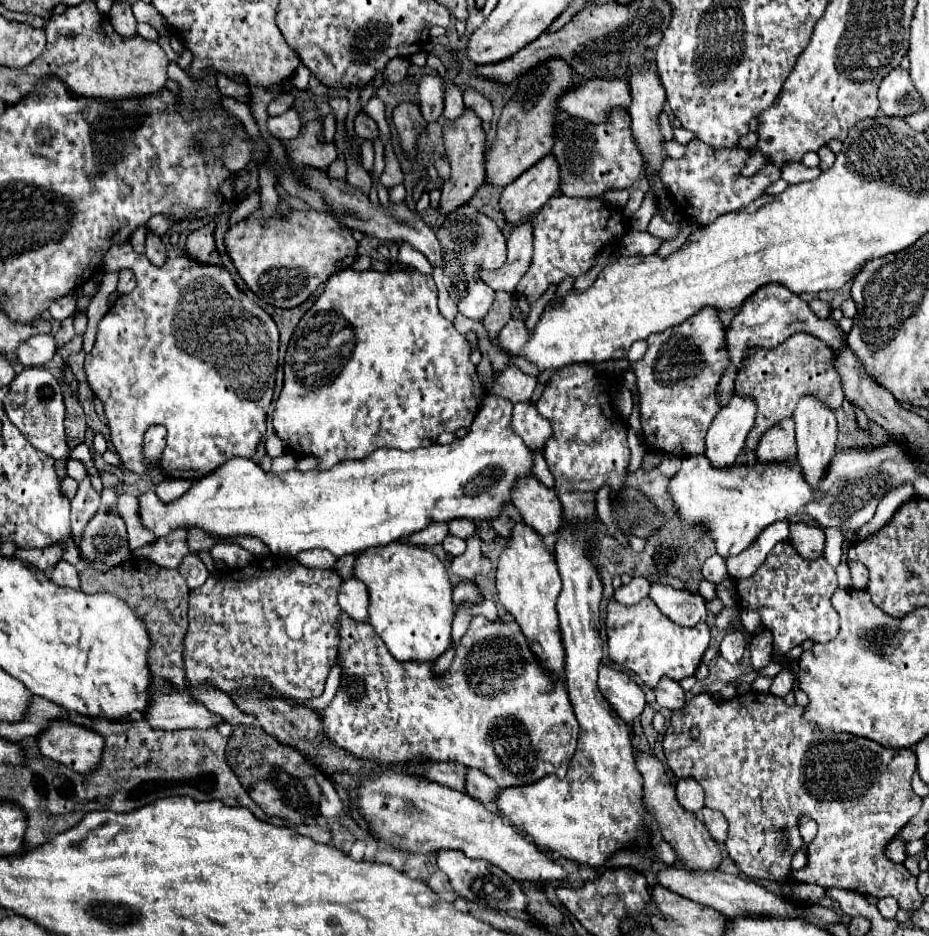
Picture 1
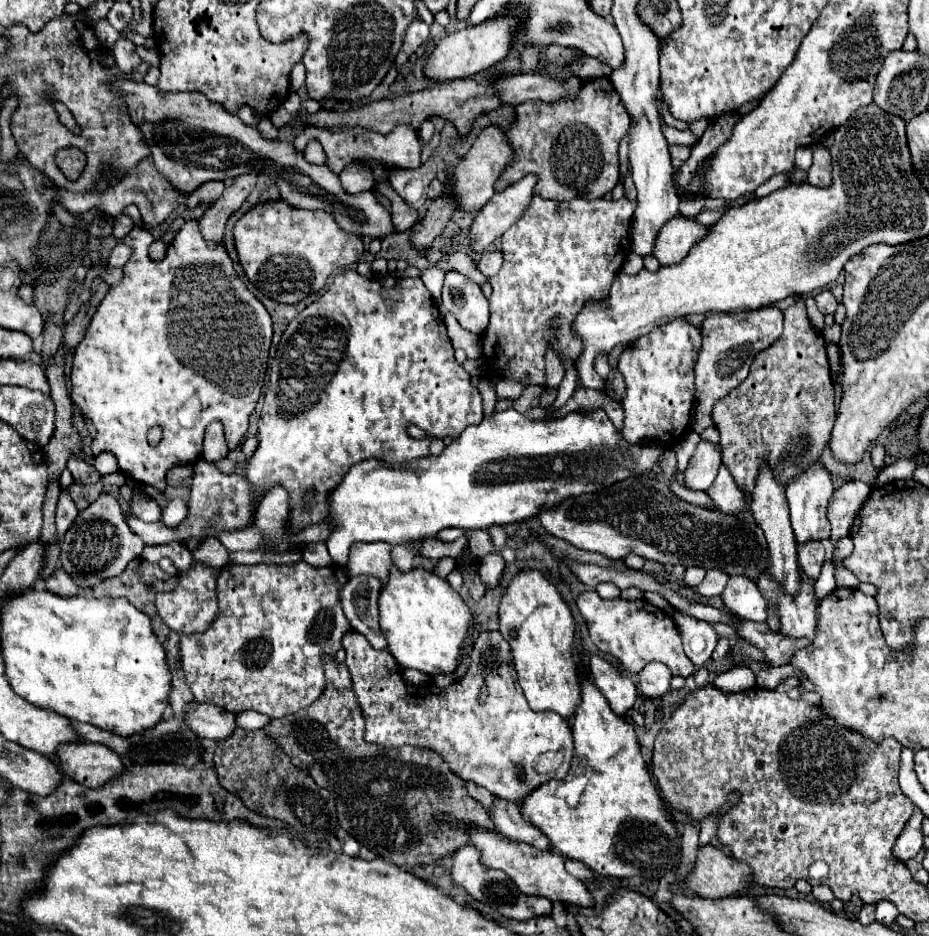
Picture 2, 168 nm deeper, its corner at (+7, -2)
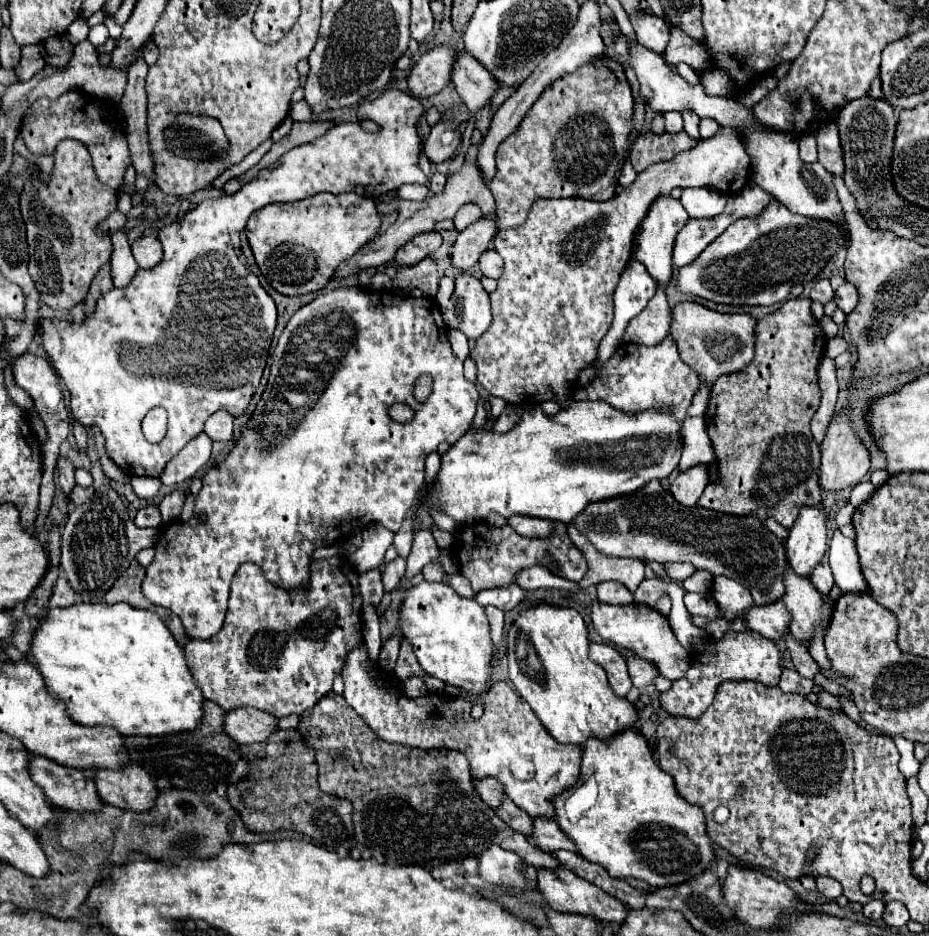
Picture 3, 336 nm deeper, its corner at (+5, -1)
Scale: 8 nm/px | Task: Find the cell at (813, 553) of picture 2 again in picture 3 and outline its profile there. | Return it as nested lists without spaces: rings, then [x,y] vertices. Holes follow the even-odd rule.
[[[820,563],[820,565],[814,569],[810,581],[812,581],[812,585],[814,585],[822,595],[828,595],[830,589],[832,589],[832,585],[834,585],[834,579],[832,579],[832,571],[830,571],[830,567],[828,567],[826,563]]]

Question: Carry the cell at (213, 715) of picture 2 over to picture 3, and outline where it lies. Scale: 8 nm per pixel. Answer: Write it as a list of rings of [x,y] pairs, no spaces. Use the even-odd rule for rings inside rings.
[[[242,707],[226,713],[224,729],[236,743],[262,743],[278,731],[278,719],[266,711]]]

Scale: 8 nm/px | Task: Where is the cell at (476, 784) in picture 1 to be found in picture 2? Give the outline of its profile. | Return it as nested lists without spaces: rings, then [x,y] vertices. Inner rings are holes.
[[[496,798],[496,802],[490,806],[488,810],[494,828],[504,834],[510,840],[518,840],[518,842],[526,842],[532,844],[538,850],[546,850],[548,848],[548,838],[534,828],[532,824],[528,824],[526,820],[522,820],[518,804],[512,800],[504,800],[504,798]]]

